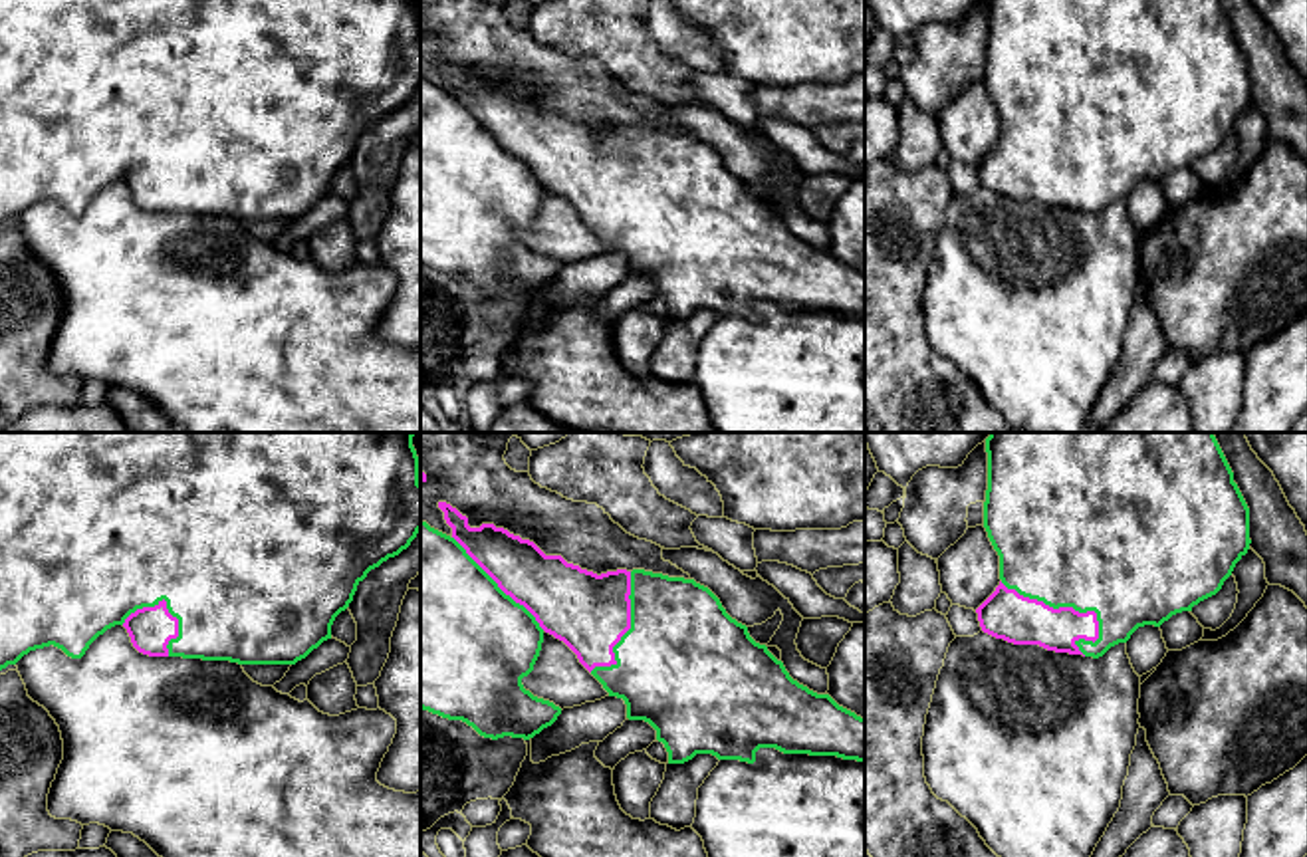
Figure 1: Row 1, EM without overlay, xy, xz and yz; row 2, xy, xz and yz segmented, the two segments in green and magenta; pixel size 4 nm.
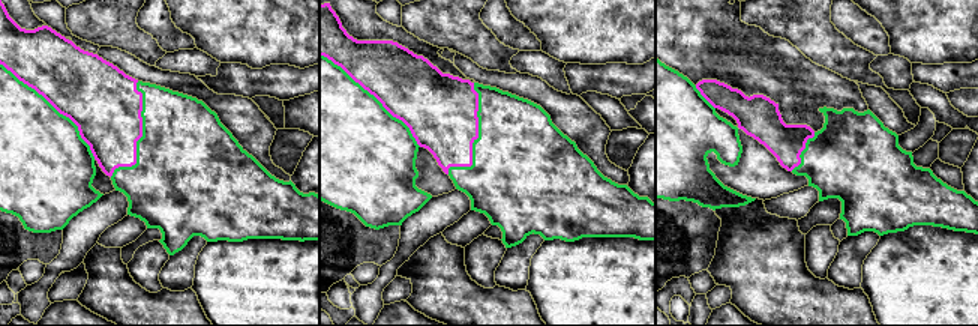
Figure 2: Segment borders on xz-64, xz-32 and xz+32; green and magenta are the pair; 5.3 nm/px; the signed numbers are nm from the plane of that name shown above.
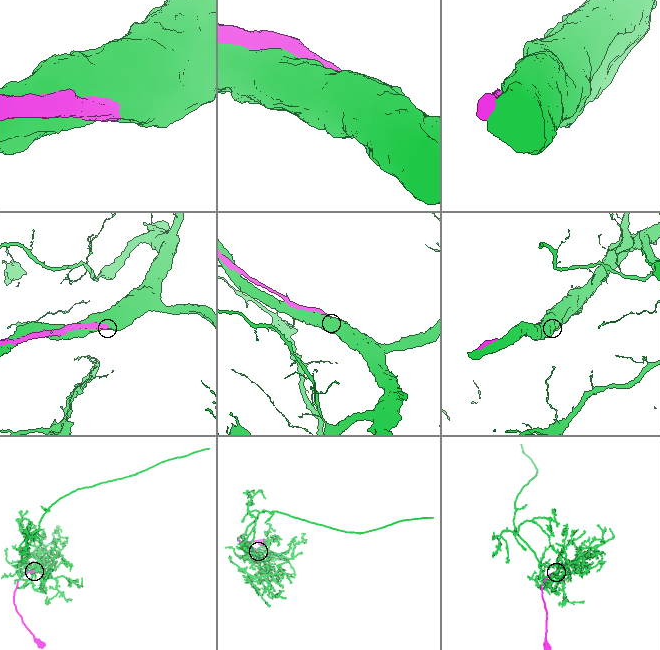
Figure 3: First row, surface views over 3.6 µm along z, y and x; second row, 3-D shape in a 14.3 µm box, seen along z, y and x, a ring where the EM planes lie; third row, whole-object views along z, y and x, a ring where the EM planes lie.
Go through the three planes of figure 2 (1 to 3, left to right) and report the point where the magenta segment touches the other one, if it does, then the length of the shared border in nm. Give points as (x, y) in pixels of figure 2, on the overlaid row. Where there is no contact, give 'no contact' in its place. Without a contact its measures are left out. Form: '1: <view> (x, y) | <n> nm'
1: xz-64 (143, 135) | 550 nm
2: xz-32 (479, 137) | 500 nm
3: xz+32 (801, 152) | 240 nm

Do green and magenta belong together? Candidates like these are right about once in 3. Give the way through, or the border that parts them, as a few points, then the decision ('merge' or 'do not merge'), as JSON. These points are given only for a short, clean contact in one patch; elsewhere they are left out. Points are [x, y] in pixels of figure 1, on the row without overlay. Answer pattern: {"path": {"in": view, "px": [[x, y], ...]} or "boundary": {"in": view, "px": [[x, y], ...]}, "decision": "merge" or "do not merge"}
{"decision": "merge"}

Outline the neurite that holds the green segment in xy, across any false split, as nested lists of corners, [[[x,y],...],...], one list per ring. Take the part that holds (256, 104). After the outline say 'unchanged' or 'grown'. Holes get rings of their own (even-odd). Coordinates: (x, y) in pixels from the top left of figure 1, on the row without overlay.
[[[0,0],[0,226],[24,210],[58,202],[81,214],[89,200],[123,181],[133,202],[149,212],[296,220],[331,194],[335,173],[357,141],[420,87],[418,12],[413,0]]]; grown

